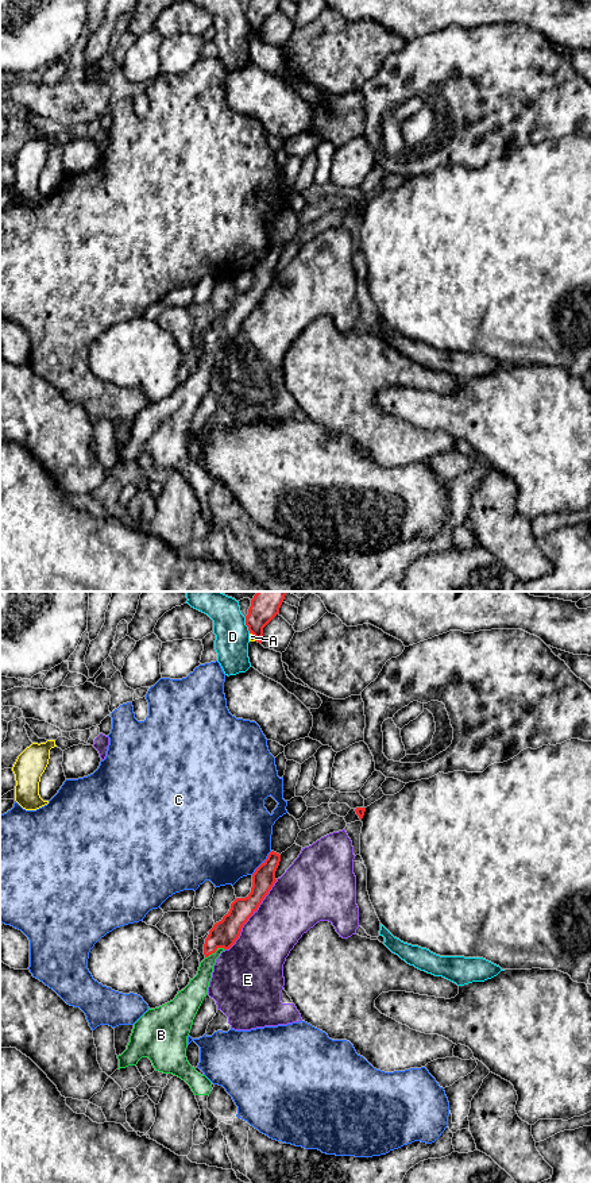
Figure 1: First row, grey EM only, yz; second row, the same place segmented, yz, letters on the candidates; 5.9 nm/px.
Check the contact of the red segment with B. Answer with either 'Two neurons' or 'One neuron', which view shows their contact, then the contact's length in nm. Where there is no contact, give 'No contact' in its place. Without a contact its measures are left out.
One neuron. Touches red in yz. Shared border 130 nm

